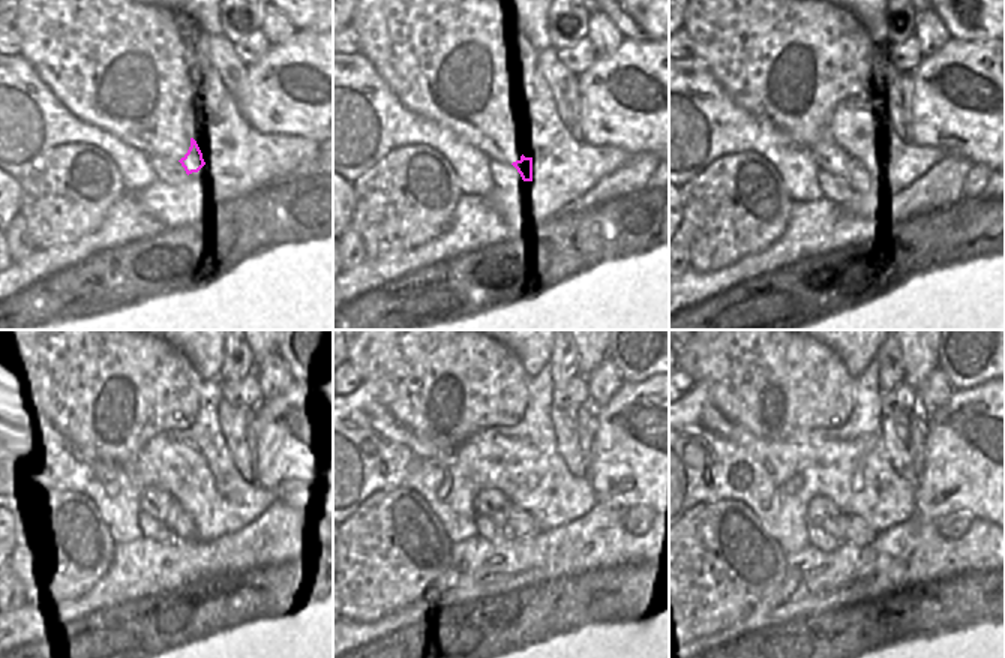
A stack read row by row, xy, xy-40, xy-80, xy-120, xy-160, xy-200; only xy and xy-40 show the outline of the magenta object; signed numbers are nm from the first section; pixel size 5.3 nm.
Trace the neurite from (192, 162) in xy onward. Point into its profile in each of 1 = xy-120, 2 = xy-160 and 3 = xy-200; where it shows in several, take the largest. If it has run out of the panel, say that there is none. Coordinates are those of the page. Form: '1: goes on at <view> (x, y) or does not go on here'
1: goes on at xy-120 (180, 523)
2: goes on at xy-160 (519, 525)
3: goes on at xy-200 (857, 532)

